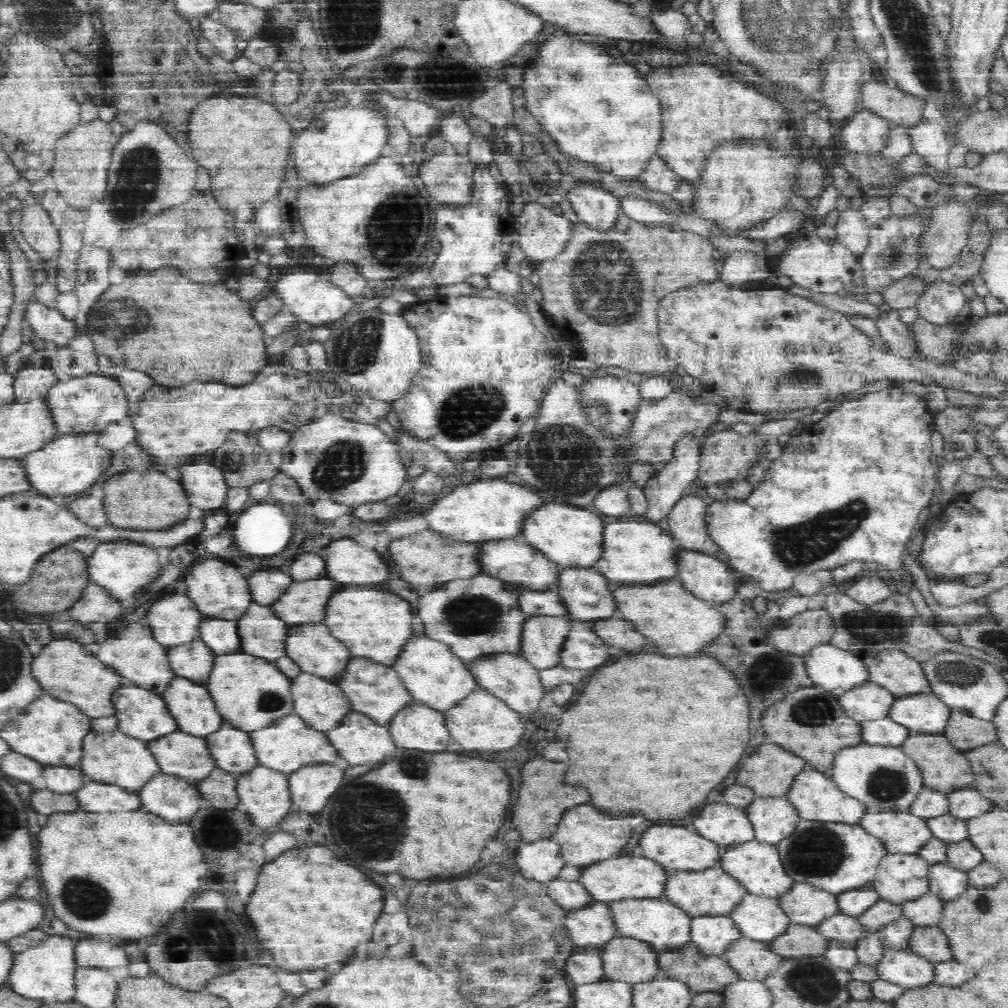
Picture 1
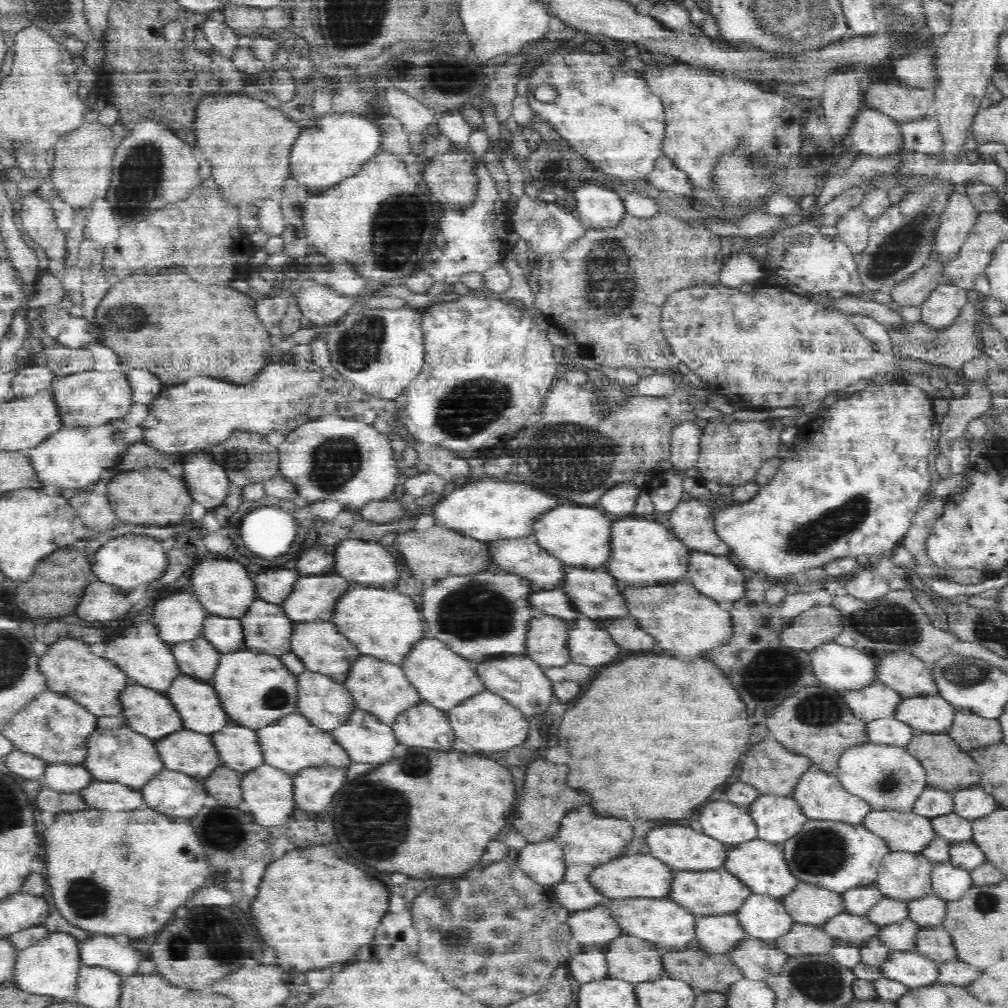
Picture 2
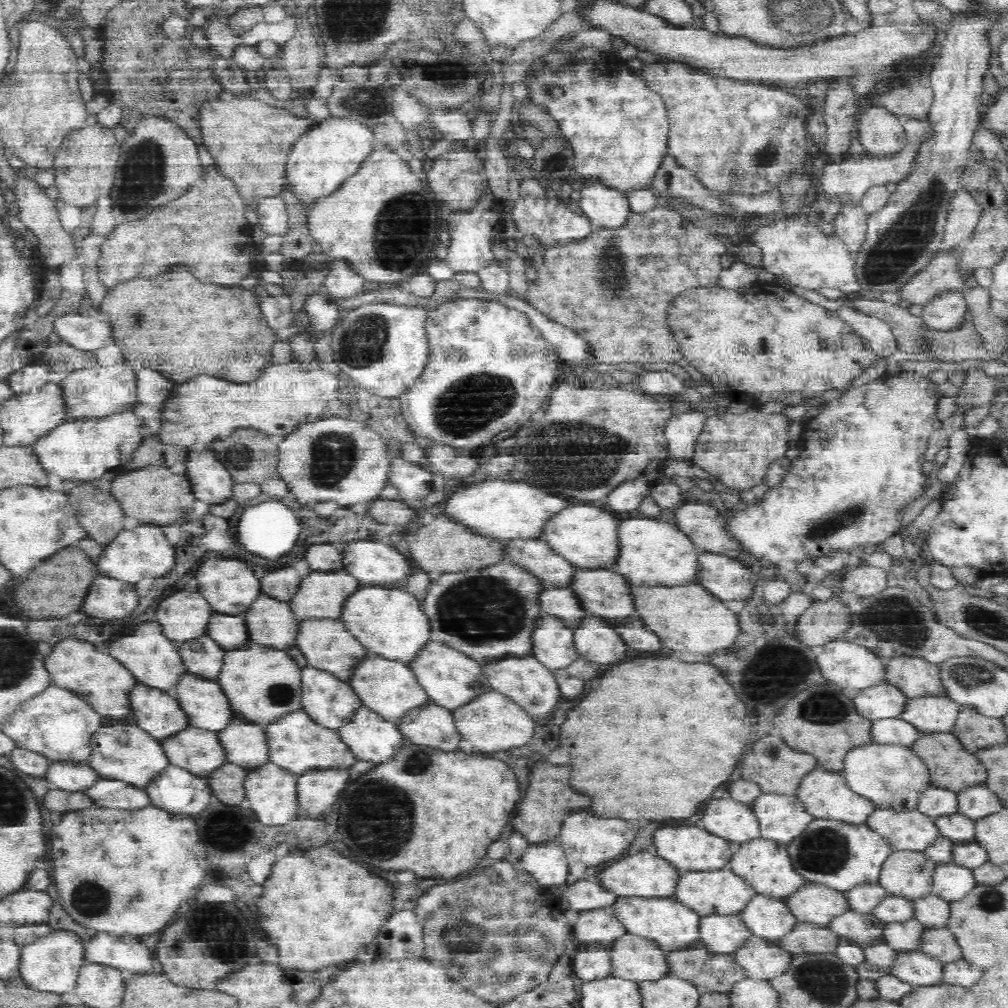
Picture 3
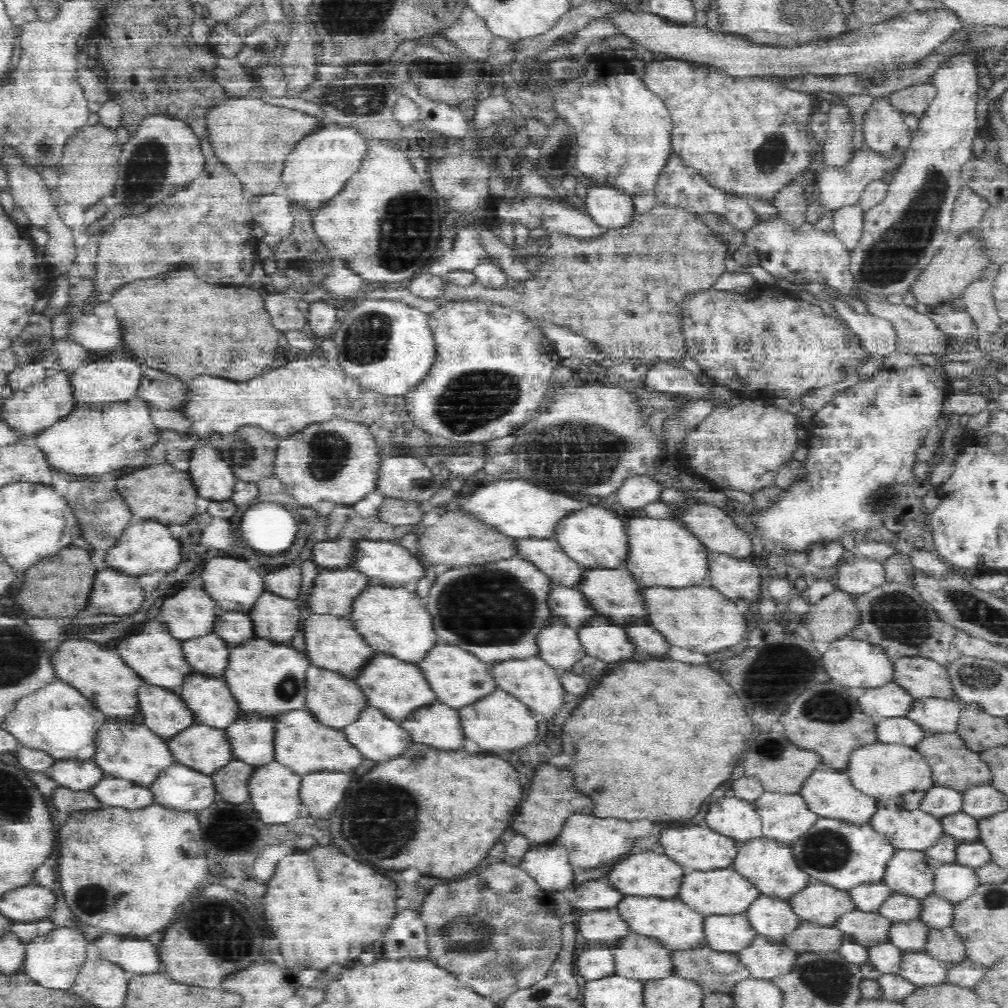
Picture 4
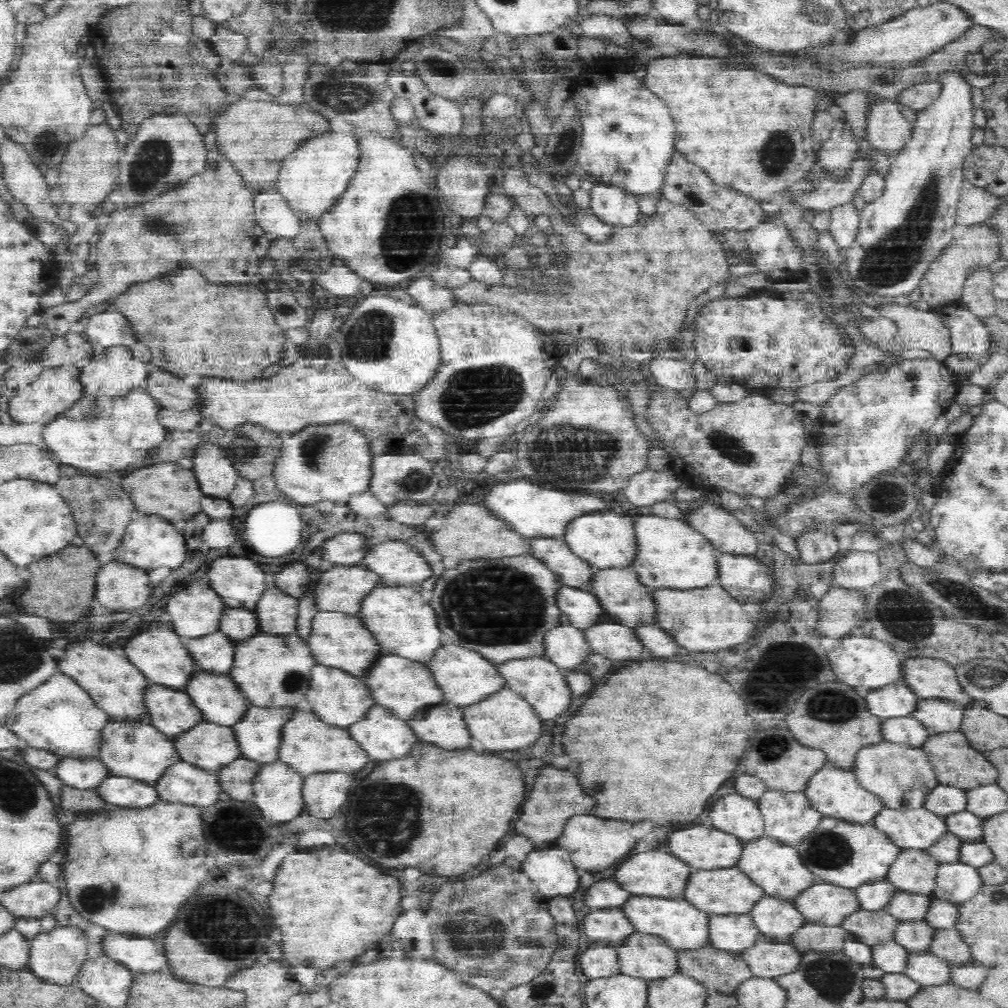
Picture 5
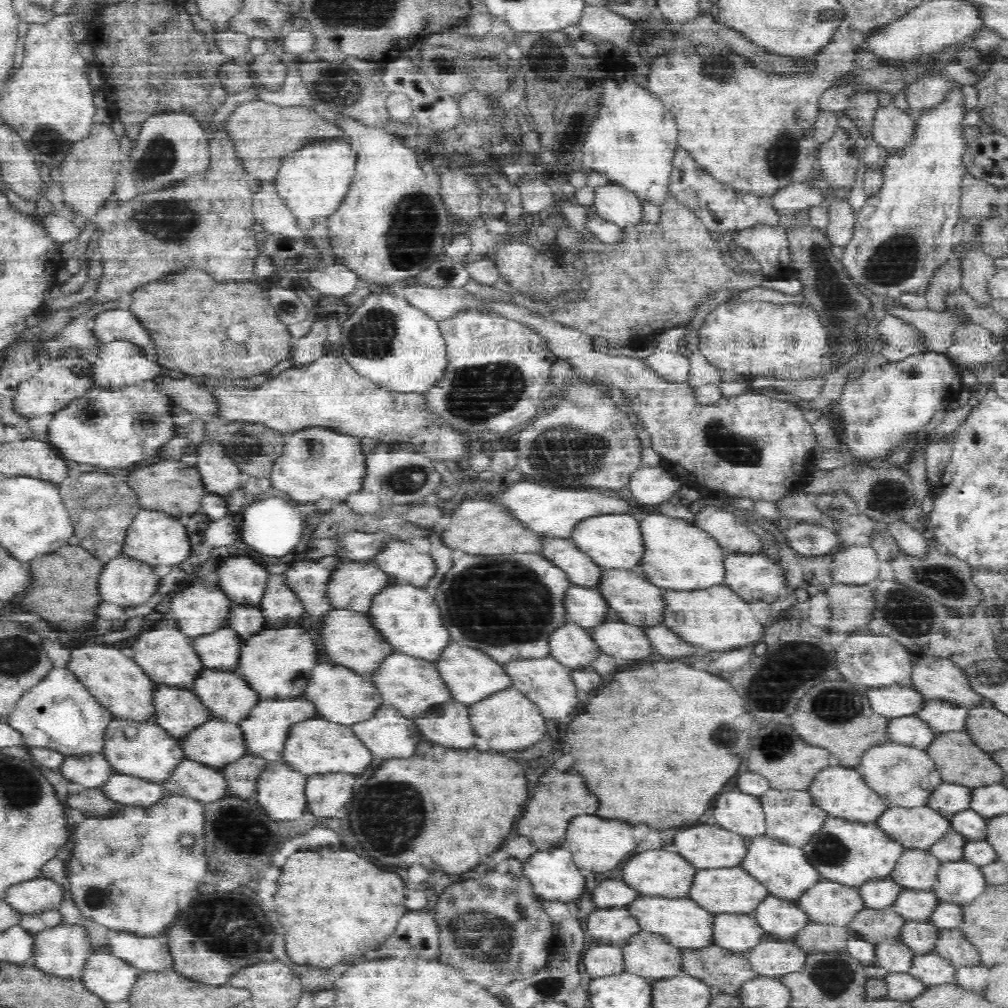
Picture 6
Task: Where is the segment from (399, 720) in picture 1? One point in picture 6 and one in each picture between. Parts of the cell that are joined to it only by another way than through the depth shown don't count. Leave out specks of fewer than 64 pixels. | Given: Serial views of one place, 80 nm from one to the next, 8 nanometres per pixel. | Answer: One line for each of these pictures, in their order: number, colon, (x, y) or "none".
2: (425, 725)
3: (433, 724)
4: (439, 725)
5: (444, 724)
6: (449, 724)

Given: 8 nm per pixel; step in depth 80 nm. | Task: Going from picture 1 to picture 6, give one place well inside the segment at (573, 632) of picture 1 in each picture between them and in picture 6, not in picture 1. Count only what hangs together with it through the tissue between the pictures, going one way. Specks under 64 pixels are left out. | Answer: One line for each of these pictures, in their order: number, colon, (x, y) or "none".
2: (590, 642)
3: (599, 641)
4: (611, 642)
5: (614, 640)
6: (623, 641)

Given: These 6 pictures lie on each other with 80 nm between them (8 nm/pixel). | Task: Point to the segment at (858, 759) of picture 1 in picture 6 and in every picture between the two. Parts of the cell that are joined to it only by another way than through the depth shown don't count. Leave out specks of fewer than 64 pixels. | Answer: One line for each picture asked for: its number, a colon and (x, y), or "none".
2: (889, 777)
3: (893, 776)
4: (899, 776)
5: (902, 776)
6: (905, 775)

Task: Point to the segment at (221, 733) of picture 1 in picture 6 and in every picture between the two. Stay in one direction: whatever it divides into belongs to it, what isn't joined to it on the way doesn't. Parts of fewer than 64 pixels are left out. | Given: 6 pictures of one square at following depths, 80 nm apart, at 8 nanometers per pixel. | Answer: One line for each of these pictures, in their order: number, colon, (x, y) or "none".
2: (240, 746)
3: (246, 742)
4: (254, 736)
5: (260, 732)
6: (267, 729)

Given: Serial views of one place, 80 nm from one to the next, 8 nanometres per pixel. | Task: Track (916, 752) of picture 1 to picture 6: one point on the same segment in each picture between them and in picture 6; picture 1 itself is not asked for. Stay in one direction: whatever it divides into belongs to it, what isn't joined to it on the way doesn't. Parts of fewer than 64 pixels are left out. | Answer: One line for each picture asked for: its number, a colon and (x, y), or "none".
2: (948, 767)
3: (951, 765)
4: (954, 764)
5: (956, 762)
6: (960, 759)

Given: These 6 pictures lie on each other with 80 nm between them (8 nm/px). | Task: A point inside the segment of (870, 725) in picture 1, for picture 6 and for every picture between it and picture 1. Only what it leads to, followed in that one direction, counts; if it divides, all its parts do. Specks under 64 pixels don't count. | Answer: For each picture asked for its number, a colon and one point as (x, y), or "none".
2: (891, 731)
3: (898, 731)
4: (904, 730)
5: (907, 730)
6: (912, 730)

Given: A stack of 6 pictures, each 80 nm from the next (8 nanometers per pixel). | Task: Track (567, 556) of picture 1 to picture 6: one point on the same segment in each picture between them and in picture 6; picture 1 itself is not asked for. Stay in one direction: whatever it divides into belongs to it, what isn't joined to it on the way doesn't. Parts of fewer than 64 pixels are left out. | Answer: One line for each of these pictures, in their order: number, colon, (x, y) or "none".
2: (581, 536)
3: (588, 537)
4: (597, 538)
5: (607, 540)
6: (615, 541)

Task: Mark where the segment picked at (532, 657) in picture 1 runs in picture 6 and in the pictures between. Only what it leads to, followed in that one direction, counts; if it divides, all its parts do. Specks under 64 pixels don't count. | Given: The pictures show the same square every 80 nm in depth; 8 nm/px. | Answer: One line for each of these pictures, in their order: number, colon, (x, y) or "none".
2: (548, 640)
3: (553, 641)
4: (560, 645)
5: (566, 645)
6: (572, 644)

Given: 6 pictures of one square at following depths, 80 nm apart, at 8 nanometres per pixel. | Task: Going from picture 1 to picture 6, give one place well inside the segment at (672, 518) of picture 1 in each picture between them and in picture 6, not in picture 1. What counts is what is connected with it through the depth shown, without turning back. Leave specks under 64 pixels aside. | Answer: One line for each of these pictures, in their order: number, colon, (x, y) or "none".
2: (696, 524)
3: (709, 530)
4: (715, 526)
5: (727, 534)
6: (734, 535)

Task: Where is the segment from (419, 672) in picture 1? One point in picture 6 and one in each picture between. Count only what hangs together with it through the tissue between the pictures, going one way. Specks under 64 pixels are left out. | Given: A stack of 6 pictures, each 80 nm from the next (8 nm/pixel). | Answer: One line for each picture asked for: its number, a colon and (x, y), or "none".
2: (446, 679)
3: (453, 679)
4: (460, 678)
5: (467, 677)
6: (472, 675)

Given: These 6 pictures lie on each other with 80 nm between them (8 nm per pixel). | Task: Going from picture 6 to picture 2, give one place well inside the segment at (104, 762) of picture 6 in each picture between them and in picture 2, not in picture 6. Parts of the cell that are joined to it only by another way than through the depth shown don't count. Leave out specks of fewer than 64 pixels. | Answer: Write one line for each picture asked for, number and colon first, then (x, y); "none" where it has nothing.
2: (64, 777)
3: (73, 776)
4: (78, 775)
5: (88, 772)

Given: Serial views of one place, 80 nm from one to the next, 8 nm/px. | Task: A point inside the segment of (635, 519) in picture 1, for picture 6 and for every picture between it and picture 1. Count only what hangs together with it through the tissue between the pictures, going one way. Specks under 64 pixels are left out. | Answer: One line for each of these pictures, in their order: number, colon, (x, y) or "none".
2: (645, 552)
3: (653, 553)
4: (665, 553)
5: (672, 554)
6: (679, 555)

